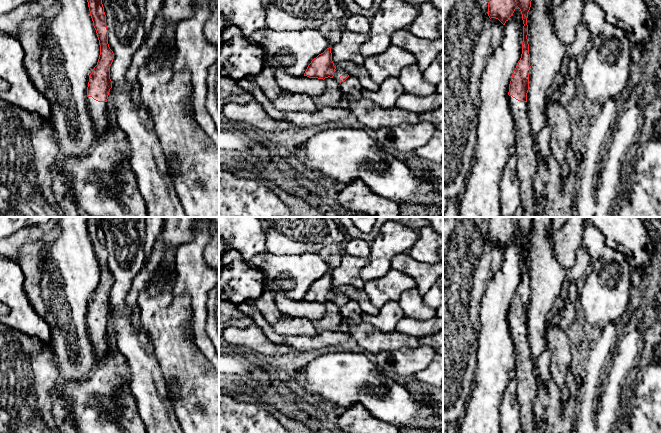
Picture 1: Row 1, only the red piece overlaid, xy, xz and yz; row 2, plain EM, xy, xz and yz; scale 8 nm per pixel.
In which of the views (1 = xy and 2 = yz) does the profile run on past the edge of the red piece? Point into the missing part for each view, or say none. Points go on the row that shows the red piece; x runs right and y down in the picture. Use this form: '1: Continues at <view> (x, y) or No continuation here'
1: Continues at xy (98, 110)
2: Continues at yz (527, 159)

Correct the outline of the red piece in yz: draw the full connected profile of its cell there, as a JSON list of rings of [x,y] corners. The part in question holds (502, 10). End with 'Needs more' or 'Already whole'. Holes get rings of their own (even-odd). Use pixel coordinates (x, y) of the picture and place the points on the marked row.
[[[489,0],[488,16],[498,19],[503,25],[518,7],[523,20],[522,54],[512,74],[509,84],[509,102],[514,117],[516,138],[514,149],[517,155],[517,176],[520,180],[522,217],[535,217],[537,204],[533,181],[538,168],[538,155],[534,150],[531,125],[528,118],[527,93],[529,90],[530,54],[528,44],[528,12],[532,0]]]. Needs more

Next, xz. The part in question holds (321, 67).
[[[330,47],[311,61],[304,76],[323,80],[330,77],[334,78],[339,83],[345,81],[349,77],[343,69],[334,66]]]. Needs more

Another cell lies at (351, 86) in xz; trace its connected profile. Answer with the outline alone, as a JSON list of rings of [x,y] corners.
[[[349,76],[345,81],[340,83],[340,90],[343,94],[351,95],[354,99],[362,98],[362,85],[355,77]]]

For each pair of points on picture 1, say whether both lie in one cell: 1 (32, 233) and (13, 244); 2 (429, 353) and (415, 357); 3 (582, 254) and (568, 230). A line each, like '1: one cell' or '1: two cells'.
1: one cell
2: one cell
3: two cells

